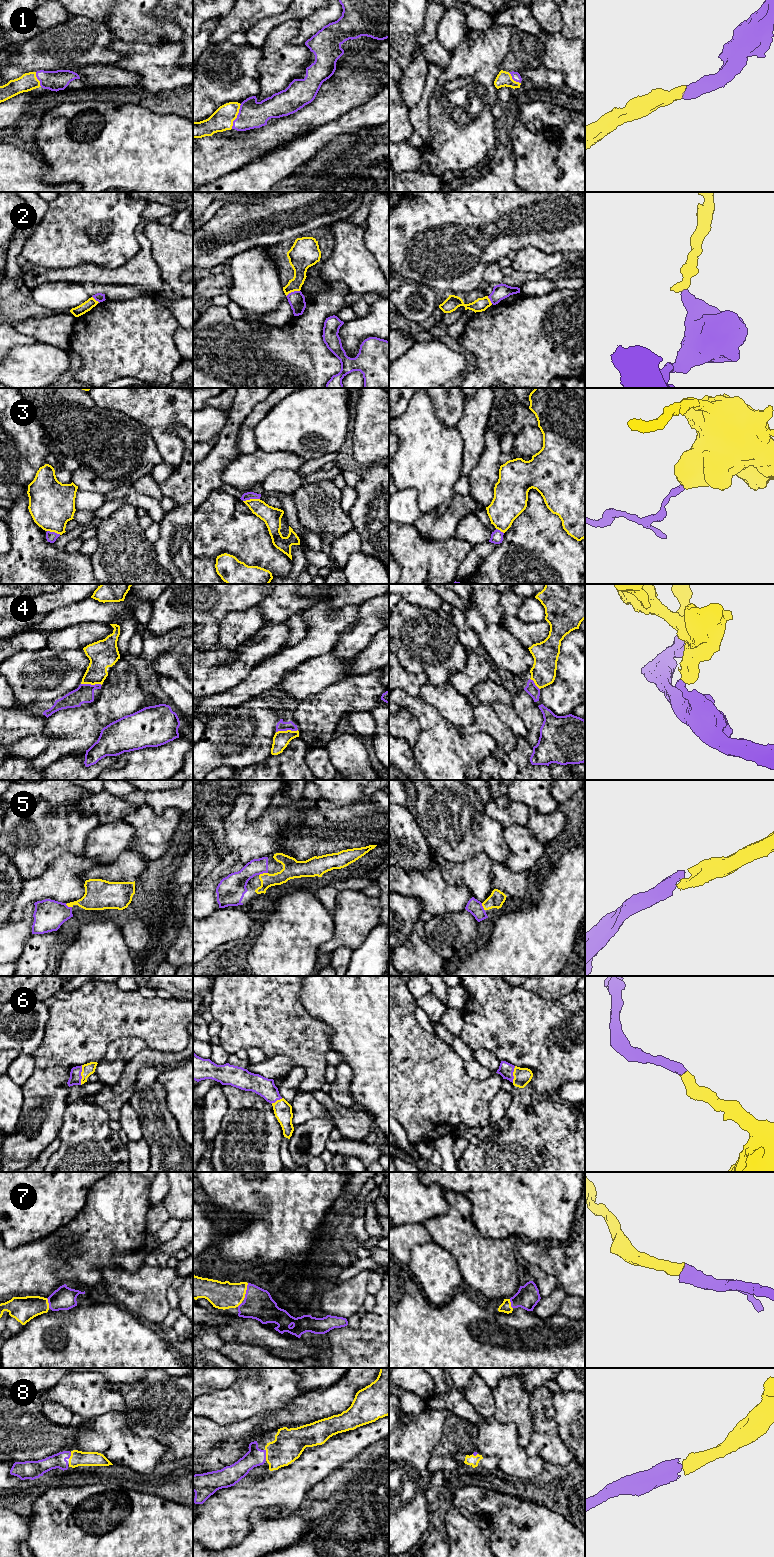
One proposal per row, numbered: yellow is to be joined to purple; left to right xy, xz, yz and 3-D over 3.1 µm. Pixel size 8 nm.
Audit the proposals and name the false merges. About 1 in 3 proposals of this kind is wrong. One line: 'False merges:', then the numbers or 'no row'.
False merges: 2, 3, 4

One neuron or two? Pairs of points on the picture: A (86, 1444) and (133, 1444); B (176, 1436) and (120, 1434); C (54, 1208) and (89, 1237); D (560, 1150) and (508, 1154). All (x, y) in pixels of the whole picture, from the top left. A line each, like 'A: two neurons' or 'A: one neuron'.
A: one neuron
B: two neurons
C: two neurons
D: one neuron

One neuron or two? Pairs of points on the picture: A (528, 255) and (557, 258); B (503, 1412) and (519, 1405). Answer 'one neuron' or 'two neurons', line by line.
A: one neuron
B: one neuron

